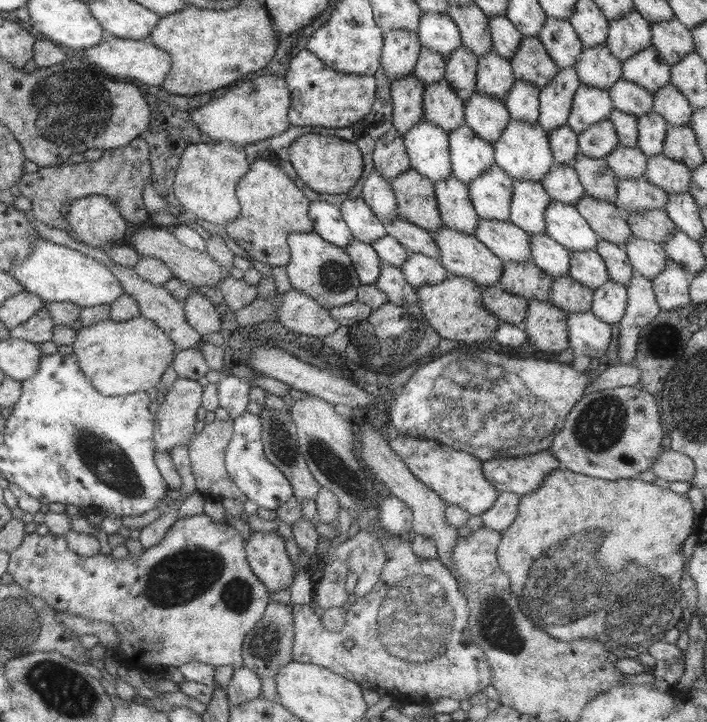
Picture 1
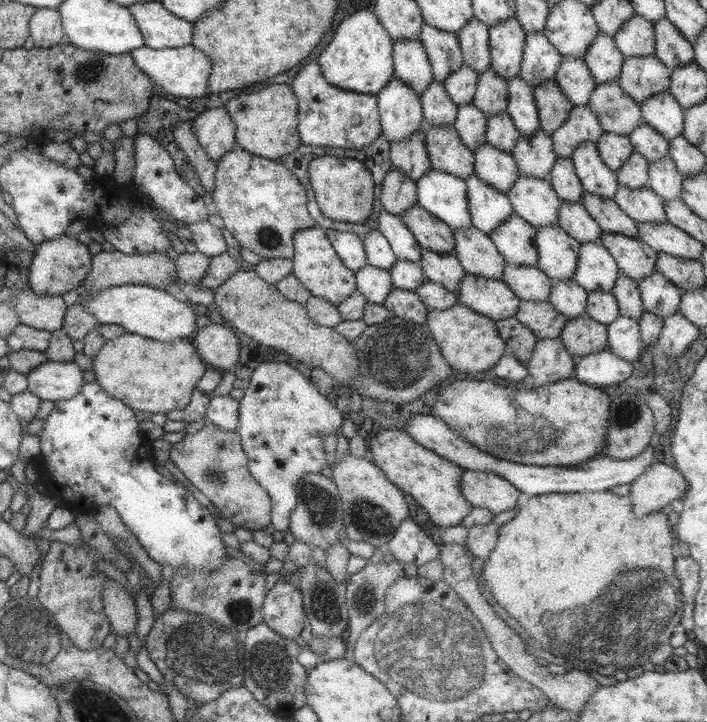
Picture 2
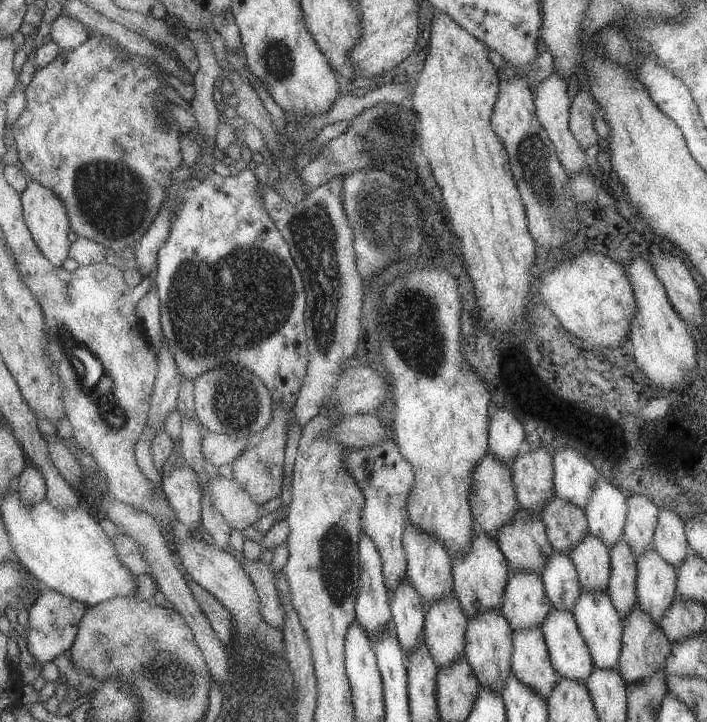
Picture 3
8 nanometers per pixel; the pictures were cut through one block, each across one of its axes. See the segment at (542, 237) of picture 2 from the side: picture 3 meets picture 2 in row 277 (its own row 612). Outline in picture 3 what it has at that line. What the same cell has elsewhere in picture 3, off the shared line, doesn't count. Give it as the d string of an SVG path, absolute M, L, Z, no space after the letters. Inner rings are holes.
M552 608L541 622L540 629L551 666L558 678L585 684L587 675L593 670L593 663L572 612Z

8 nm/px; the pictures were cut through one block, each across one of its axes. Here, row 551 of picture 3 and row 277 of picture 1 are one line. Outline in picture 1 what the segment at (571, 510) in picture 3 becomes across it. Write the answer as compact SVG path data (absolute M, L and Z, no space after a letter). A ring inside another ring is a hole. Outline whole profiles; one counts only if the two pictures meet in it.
M568 274L559 275L551 281L548 301L566 313L589 311L592 303L592 290L579 284Z

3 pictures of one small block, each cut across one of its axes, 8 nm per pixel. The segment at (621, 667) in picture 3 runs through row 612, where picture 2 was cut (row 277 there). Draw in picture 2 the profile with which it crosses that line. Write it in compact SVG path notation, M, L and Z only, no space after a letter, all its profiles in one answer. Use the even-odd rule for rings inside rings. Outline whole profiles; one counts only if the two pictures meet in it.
M605 233L601 235L599 242L615 259L623 275L639 281L654 271L658 252L639 238Z

